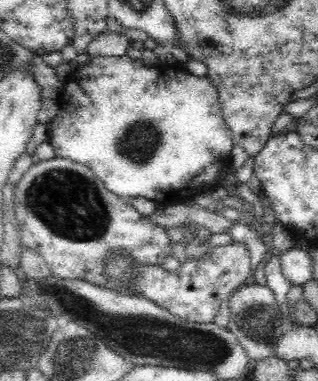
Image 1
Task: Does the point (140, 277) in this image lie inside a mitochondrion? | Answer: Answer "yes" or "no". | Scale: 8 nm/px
yes

